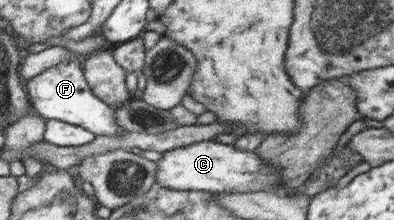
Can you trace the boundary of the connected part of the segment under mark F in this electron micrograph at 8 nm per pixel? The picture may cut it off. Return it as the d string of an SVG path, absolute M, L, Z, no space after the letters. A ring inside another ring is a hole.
M73 53L63 63L28 80L27 91L34 112L47 120L55 119L72 125L80 125L92 131L96 136L119 136L128 133L118 123L117 107L102 101L102 98L99 98L90 87L85 76L84 58L83 55Z

